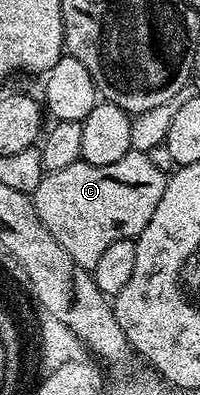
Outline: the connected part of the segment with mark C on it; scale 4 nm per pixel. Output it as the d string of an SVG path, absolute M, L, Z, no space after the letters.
M129 150L115 165L91 165L78 161L67 169L48 172L32 193L33 208L39 221L71 253L75 265L87 272L99 262L101 256L115 241L136 240L151 221L159 197L163 197L166 172L161 172L144 151Z

